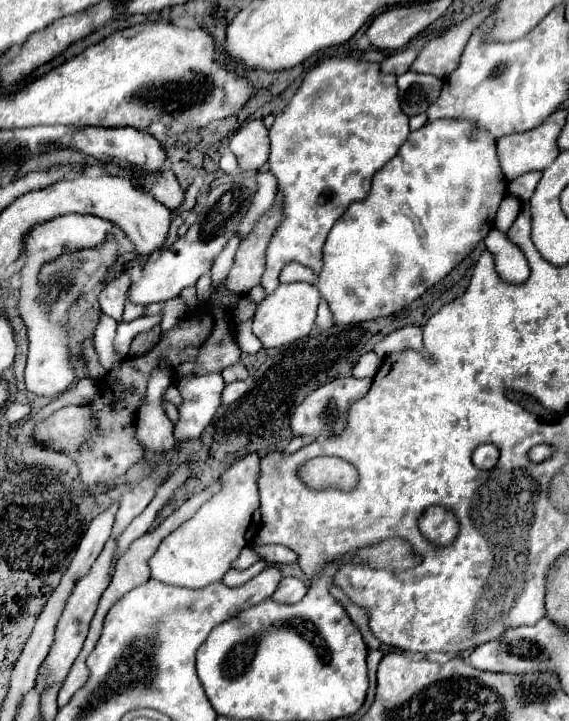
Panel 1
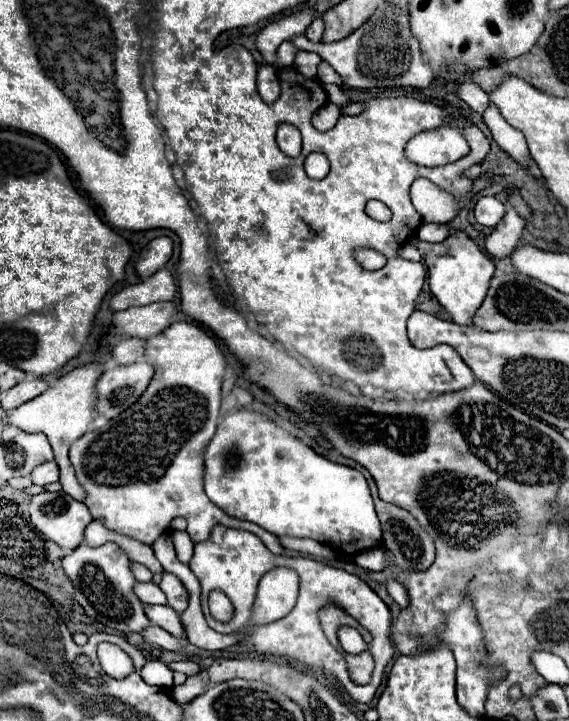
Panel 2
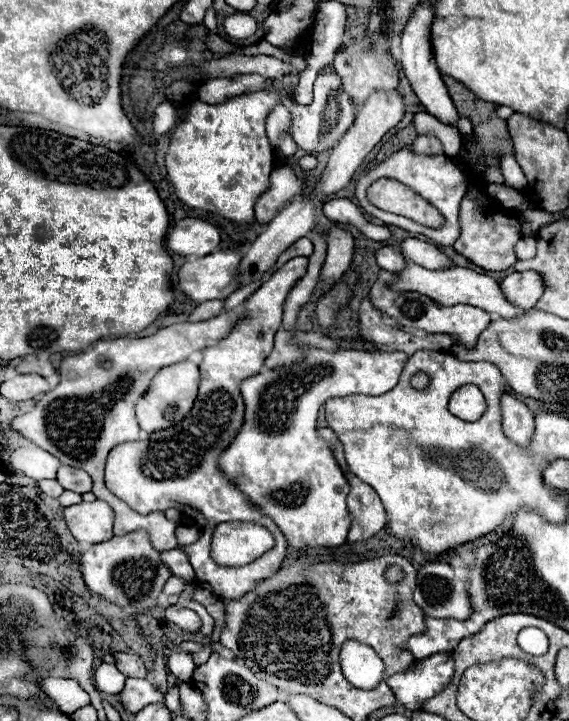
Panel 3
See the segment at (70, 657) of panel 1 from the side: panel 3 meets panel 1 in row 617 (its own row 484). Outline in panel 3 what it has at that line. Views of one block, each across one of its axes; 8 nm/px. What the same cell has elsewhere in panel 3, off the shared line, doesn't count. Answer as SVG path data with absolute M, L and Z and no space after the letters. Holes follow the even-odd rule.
M62 466L58 470L58 482L62 484L64 490L72 490L78 494L86 494L92 490L92 478L88 476L88 472L84 472L80 468Z

